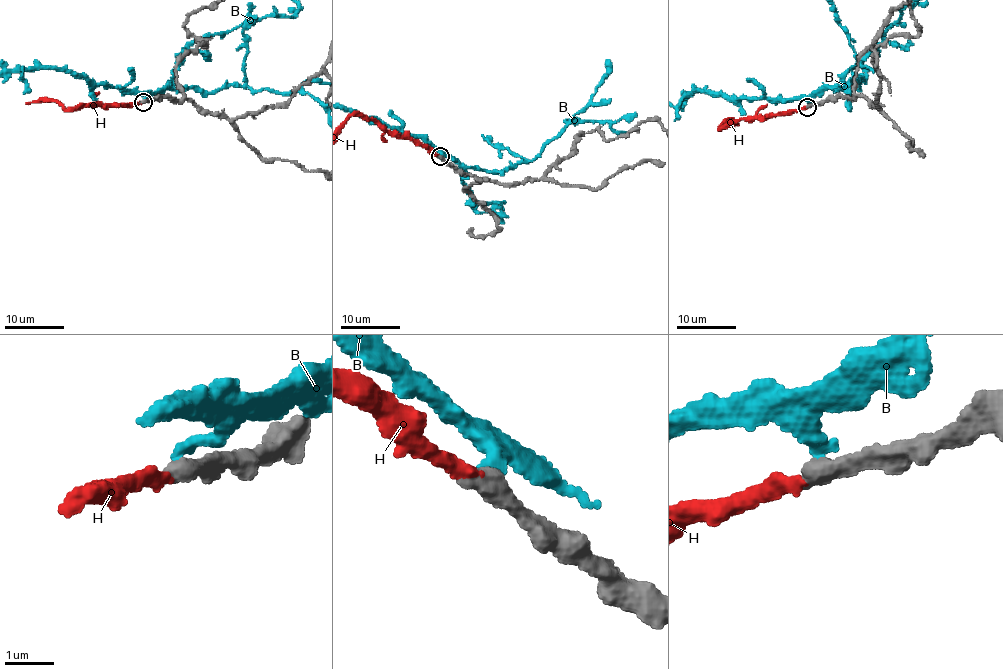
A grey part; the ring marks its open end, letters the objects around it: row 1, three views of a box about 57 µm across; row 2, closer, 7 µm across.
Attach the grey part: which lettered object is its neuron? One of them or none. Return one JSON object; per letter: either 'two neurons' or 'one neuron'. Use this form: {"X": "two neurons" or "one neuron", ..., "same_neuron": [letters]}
{"B": "two neurons", "H": "one neuron", "same_neuron": ["H"]}

